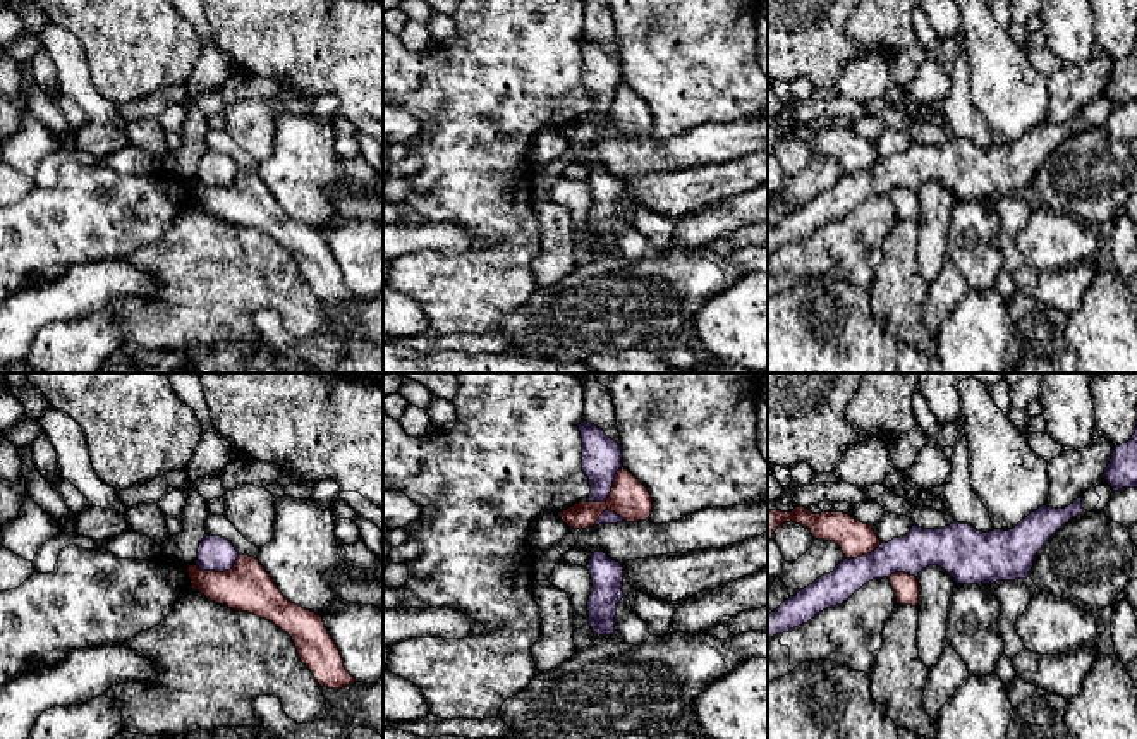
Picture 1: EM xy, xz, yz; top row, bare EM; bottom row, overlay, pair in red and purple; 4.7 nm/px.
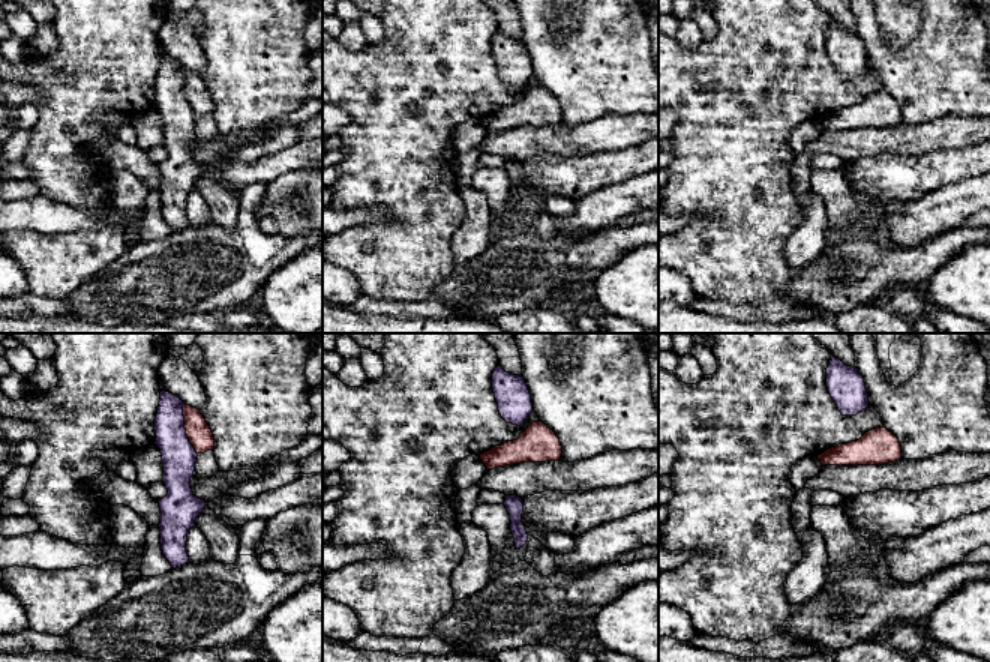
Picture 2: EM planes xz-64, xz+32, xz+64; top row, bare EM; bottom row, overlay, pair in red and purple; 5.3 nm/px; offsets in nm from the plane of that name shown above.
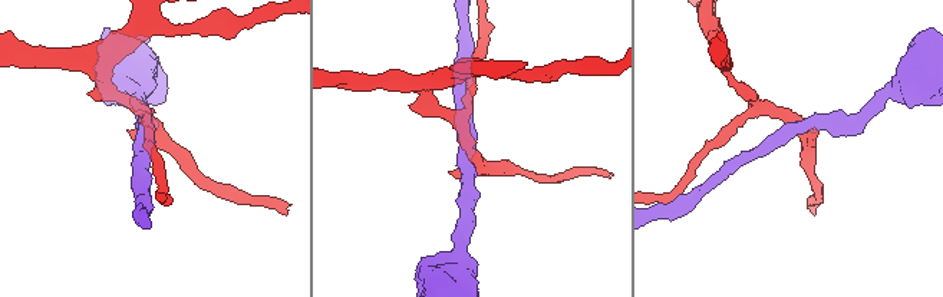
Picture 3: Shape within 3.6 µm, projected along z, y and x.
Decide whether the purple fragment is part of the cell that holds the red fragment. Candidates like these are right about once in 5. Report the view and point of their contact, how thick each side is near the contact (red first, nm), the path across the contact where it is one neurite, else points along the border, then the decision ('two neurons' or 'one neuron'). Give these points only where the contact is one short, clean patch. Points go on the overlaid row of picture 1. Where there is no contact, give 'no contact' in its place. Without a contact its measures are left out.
contact xz (610, 492); calibres 190 and 190 nm; border xz (622, 466), (615, 475), (610, 494), (601, 500), (588, 502); two neurons

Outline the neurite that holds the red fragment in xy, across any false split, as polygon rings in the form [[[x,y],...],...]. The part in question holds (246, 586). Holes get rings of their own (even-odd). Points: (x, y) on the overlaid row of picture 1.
[[[239,555],[225,572],[187,567],[192,589],[232,610],[254,614],[285,631],[301,662],[321,687],[342,689],[356,679],[345,670],[342,655],[325,627],[323,617],[289,602],[259,559]]]

